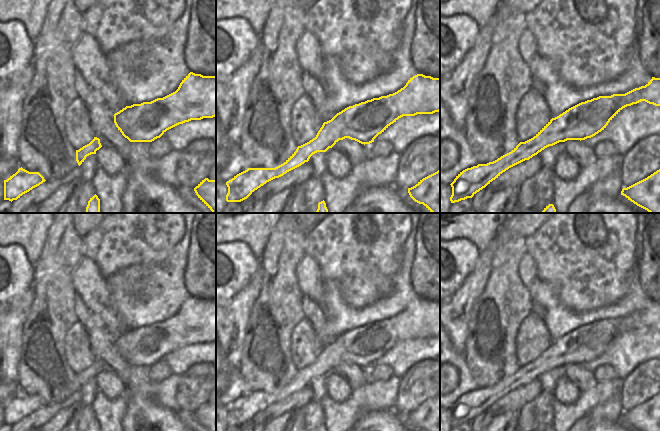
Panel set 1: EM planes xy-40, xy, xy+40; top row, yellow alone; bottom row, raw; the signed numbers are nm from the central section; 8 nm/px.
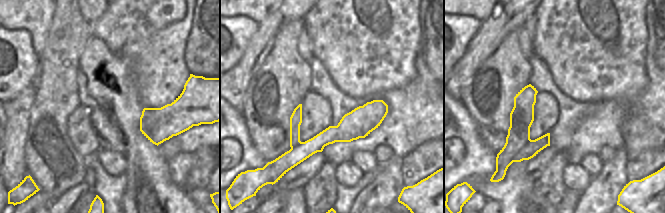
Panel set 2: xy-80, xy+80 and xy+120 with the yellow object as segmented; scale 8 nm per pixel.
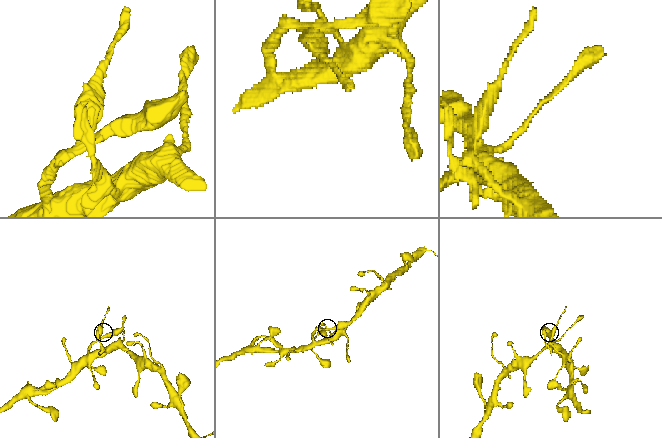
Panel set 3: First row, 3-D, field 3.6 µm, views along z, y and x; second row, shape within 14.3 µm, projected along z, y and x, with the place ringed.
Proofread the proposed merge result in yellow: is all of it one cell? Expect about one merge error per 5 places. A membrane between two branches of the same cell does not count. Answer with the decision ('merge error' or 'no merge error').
no merge error

